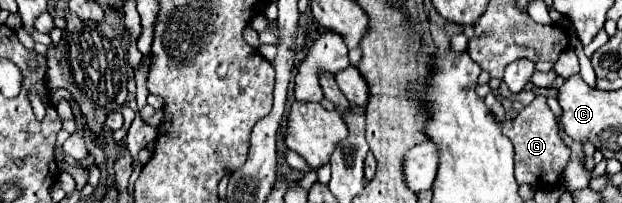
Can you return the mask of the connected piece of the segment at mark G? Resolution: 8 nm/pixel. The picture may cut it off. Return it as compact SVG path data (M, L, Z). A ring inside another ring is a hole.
M538 96L528 106L524 106L512 122L504 120L502 130L512 140L514 150L516 150L516 180L518 180L518 184L528 184L528 180L534 180L536 186L558 184L558 180L564 172L564 166L570 158L570 148L562 140L558 122L552 116L552 110L548 108L544 96Z

